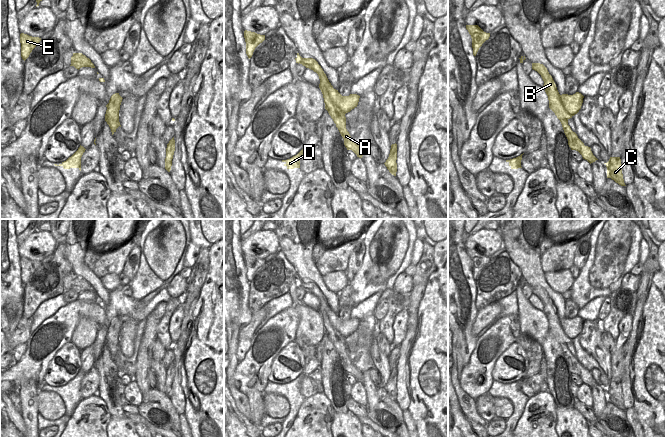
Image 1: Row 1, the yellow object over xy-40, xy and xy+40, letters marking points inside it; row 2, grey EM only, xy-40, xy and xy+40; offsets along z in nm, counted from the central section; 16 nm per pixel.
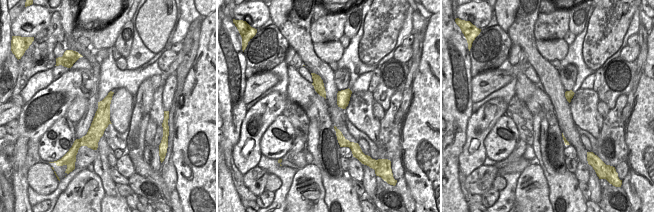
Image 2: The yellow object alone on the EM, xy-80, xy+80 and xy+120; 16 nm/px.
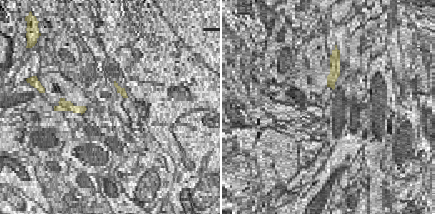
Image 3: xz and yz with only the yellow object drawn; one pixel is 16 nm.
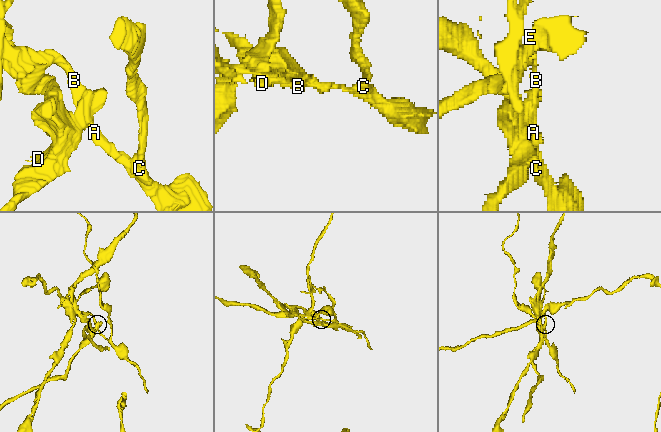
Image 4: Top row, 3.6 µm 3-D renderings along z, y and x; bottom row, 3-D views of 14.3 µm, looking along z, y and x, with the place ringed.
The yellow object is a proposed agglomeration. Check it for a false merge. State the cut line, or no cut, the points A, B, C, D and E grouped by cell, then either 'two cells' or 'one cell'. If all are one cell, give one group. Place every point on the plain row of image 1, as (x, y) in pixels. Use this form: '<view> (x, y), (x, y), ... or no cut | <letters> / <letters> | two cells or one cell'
xy+40 (555, 310), (563, 331), (572, 339) | A B C E / D | two cells

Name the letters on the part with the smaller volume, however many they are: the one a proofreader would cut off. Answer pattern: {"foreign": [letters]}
{"foreign": ["D"]}

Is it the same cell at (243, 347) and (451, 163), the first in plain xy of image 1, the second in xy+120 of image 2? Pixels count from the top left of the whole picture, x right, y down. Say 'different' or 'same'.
same

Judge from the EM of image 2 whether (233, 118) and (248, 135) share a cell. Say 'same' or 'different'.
different

